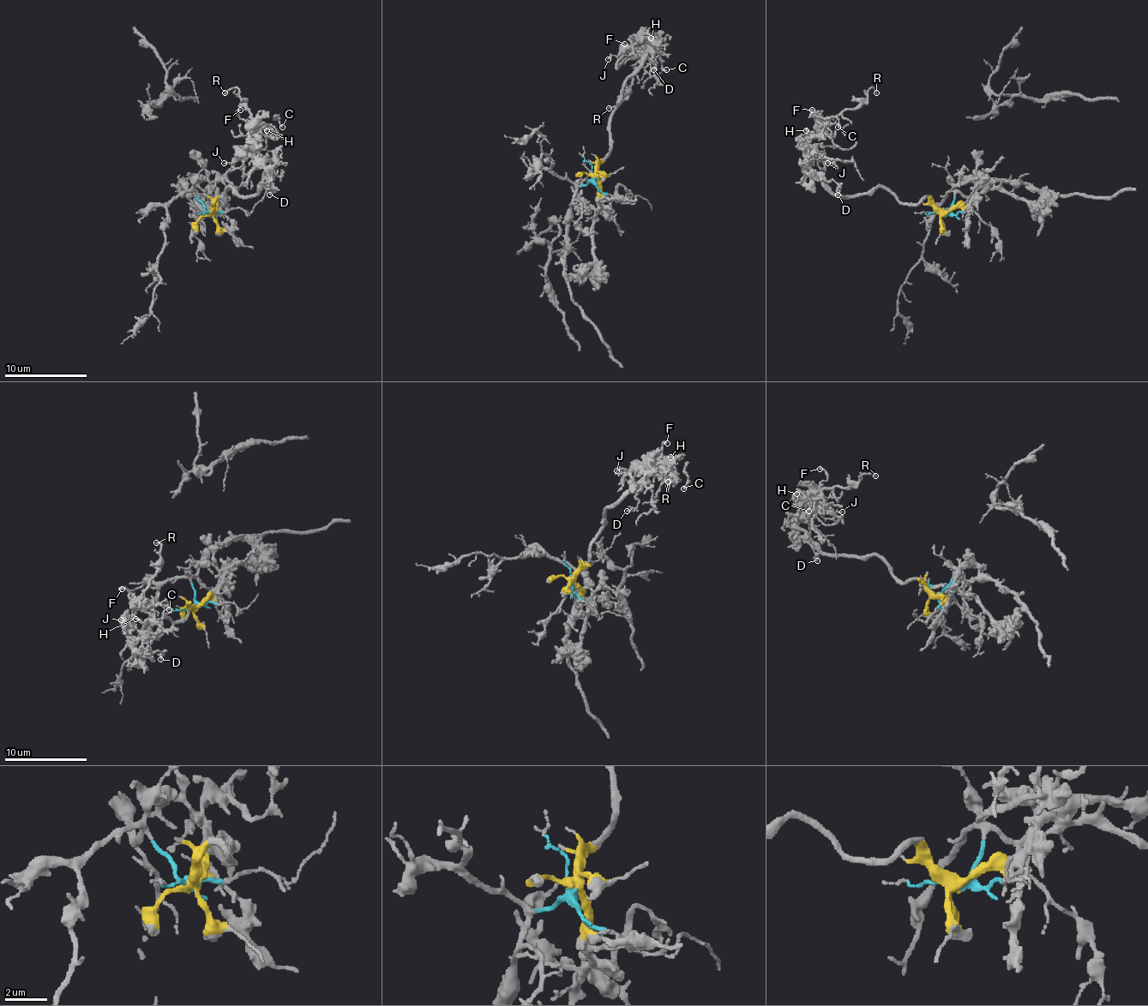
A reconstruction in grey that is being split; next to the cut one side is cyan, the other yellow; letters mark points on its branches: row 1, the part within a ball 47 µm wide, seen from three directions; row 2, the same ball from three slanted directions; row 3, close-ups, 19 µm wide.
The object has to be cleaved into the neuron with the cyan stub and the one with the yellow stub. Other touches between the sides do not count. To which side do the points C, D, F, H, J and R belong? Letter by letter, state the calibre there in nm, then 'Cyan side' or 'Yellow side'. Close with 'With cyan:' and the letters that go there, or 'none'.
C: Thickness 120 nm. Yellow side
D: Thickness 180 nm. Yellow side
F: Thickness 190 nm. Yellow side
H: Thickness 160 nm. Yellow side
J: Thickness 140 nm. Yellow side
R: Thickness 140 nm. Yellow side
With cyan: none

